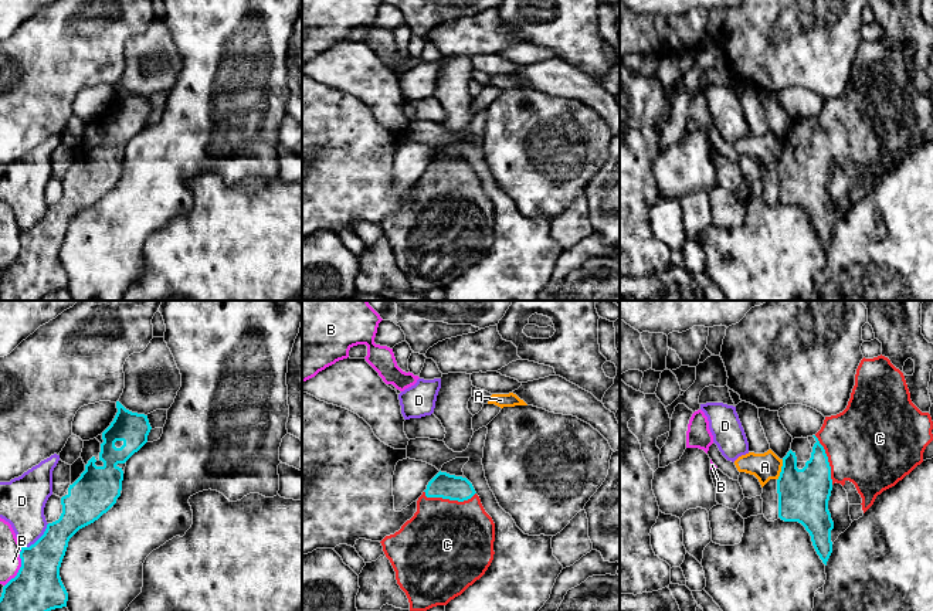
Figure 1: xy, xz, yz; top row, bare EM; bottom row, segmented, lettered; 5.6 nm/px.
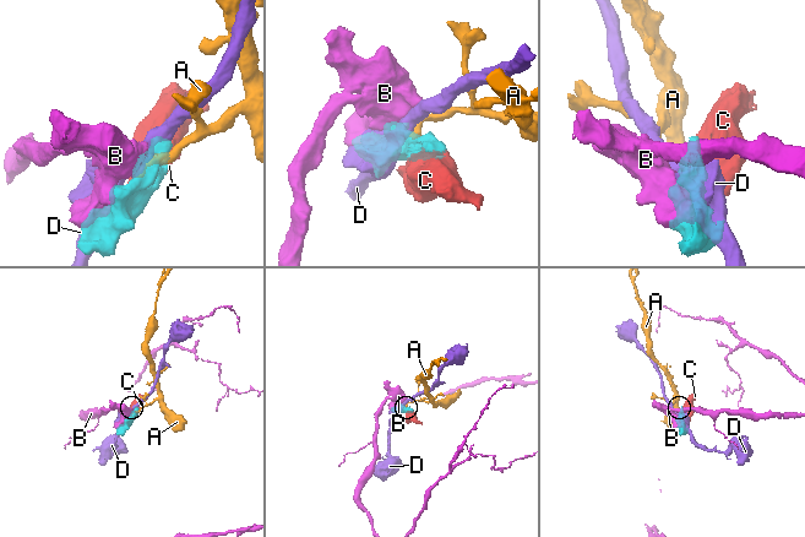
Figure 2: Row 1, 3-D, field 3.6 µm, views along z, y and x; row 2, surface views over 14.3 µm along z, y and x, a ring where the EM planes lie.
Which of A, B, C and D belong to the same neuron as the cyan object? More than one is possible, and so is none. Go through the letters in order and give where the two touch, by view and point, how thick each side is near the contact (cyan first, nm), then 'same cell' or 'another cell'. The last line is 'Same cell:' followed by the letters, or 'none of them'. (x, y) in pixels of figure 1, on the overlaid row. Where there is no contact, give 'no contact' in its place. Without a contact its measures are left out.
A: yz (781, 469) | 280/160 nm | another cell
B: xy (20, 567) | 280/120 nm | another cell
C: xz (450, 499) | 140/500 nm | same cell
D: xy (38, 539) | 260/260 nm | another cell
Same cell: C

